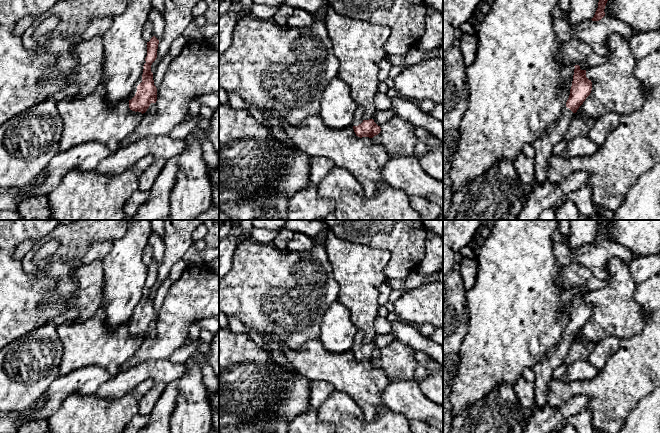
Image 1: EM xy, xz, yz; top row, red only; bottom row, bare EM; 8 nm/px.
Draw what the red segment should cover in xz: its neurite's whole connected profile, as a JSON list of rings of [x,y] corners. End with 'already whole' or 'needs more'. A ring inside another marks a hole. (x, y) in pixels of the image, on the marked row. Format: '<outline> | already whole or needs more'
[[[357,105],[354,117],[353,117],[353,129],[356,136],[373,138],[378,135],[381,131],[373,119],[364,120],[364,108],[361,105]]] | needs more

